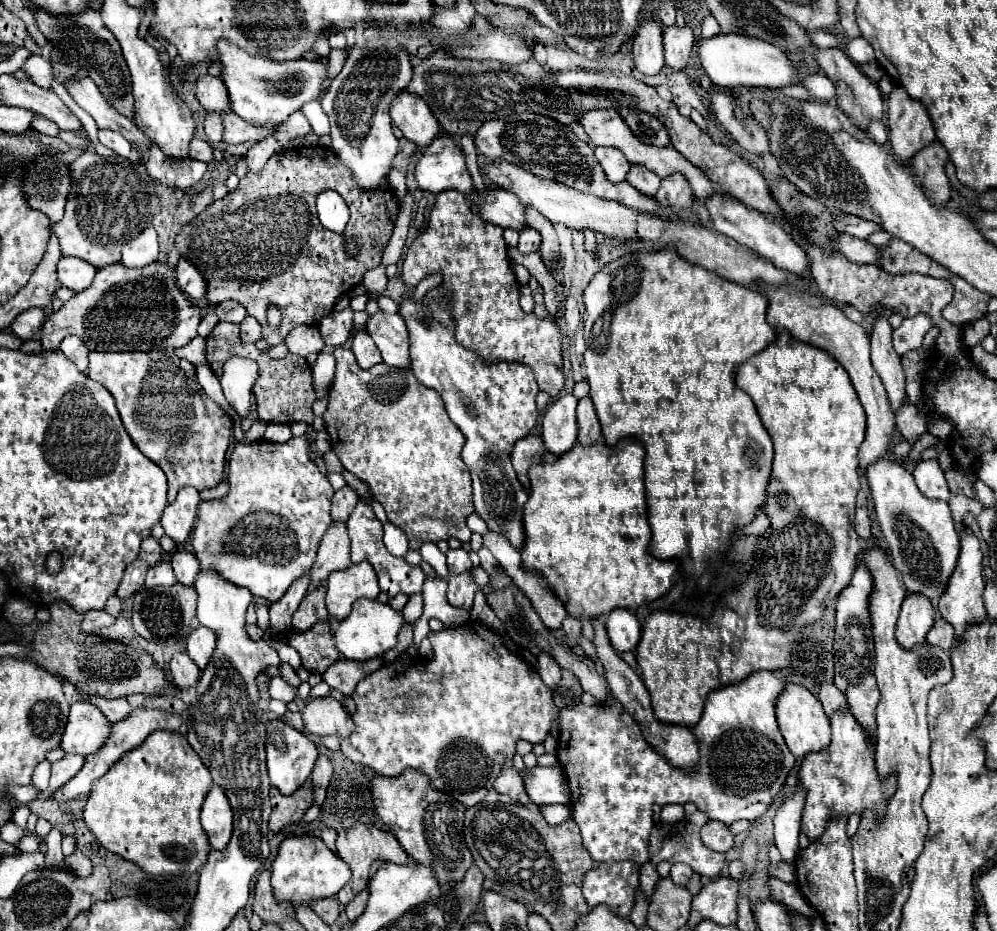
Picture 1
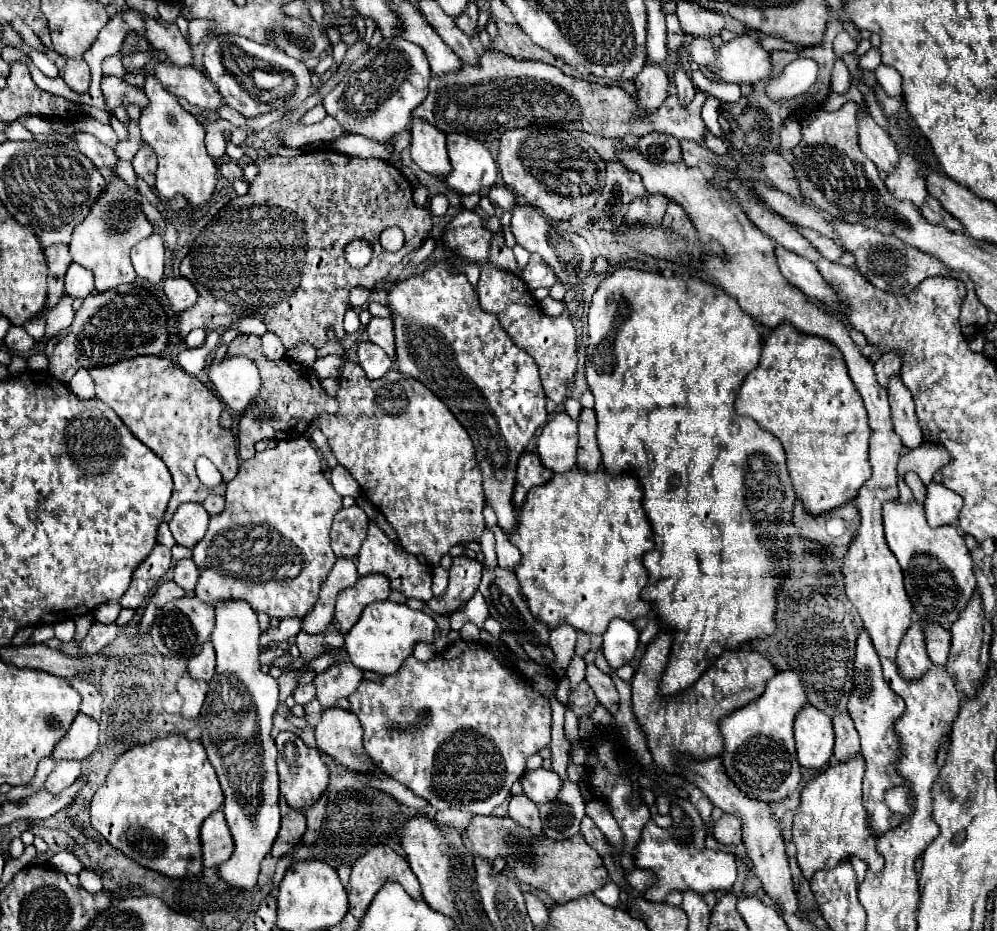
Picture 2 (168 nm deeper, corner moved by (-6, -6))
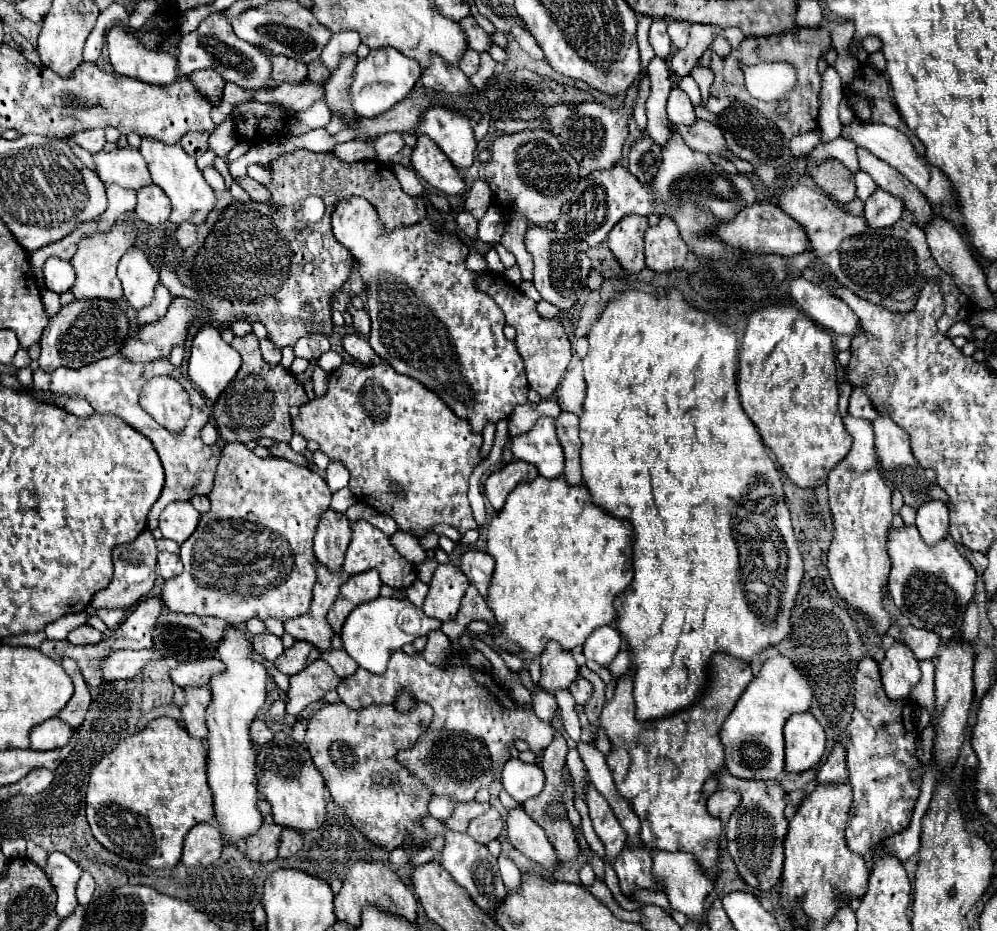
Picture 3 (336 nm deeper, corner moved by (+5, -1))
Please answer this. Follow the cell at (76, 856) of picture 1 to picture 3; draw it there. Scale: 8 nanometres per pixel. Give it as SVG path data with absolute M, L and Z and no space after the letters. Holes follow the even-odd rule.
M83 872L79 884L77 884L77 900L79 904L89 904L93 898L93 890L95 890L95 880L91 878L91 874Z

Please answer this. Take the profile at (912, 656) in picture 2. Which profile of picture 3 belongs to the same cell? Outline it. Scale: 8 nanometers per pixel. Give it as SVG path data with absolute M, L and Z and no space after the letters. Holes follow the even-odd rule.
M893 642L893 646L885 652L879 672L883 688L891 700L907 700L921 680L917 658L913 658L913 652L899 642Z

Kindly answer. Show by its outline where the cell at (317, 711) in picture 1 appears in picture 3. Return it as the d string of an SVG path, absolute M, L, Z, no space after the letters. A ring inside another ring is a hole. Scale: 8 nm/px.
M419 702L413 712L397 714L393 706L367 706L361 710L347 708L345 704L327 704L317 710L309 718L307 734L305 734L305 748L311 752L311 758L317 770L323 774L331 798L343 810L343 814L351 820L351 824L361 830L361 834L383 850L395 850L405 844L421 846L427 840L427 832L421 826L421 820L429 816L427 804L431 802L431 790L407 768L395 760L397 750L409 750L417 738L429 728L433 718L433 708L425 702Z

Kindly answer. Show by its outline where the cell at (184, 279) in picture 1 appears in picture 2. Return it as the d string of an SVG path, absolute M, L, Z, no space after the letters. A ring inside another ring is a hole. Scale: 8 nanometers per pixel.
M182 275L180 277L168 277L164 281L164 293L170 299L170 309L176 313L190 309L200 297L196 287Z

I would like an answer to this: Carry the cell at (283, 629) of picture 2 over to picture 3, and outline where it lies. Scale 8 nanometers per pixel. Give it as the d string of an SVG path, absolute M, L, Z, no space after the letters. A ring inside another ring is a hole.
M259 634L259 636L253 636L251 640L253 640L253 650L269 662L273 662L277 656L283 654L283 642L273 634Z

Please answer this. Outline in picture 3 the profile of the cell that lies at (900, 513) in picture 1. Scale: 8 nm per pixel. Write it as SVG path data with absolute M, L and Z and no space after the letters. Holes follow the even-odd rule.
M905 526L901 530L889 530L889 558L891 574L887 578L887 588L895 600L895 606L915 628L933 630L941 642L951 640L961 624L967 604L975 596L977 574L969 560L965 560L951 540L939 542L929 548L921 542L921 536L915 526Z

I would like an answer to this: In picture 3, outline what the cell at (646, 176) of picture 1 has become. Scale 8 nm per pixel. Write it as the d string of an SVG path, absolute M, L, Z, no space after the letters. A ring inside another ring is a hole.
M629 216L623 218L607 238L607 246L621 264L623 272L639 274L645 268L643 234L647 230L647 218Z

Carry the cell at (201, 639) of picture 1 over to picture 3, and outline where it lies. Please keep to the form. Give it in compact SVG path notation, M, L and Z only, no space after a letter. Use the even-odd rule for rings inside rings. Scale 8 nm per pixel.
M193 660L193 662L181 662L177 668L173 668L169 672L173 684L177 684L179 688L187 688L187 686L207 686L211 676L221 674L225 670L225 666L217 660Z

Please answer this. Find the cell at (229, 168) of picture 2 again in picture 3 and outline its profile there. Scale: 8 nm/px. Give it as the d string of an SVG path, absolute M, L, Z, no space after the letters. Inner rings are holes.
M245 176L245 178L237 180L237 182L247 190L247 194L249 194L253 200L257 200L257 202L261 202L261 204L271 204L271 194L269 194L269 190L265 190L265 186L261 186L259 182L255 182L253 178Z

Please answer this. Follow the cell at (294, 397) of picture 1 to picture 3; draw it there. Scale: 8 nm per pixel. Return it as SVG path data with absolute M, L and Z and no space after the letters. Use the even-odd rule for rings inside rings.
M255 334L235 338L231 342L231 346L237 348L237 352L241 354L243 366L239 368L233 382L221 392L221 396L217 398L217 402L213 406L213 420L215 420L219 436L225 442L249 444L257 438L273 438L277 442L287 442L289 444L289 440L293 436L289 408L291 406L303 406L305 402L309 402L303 386L281 364L279 366L269 366L261 358L259 340L257 340Z

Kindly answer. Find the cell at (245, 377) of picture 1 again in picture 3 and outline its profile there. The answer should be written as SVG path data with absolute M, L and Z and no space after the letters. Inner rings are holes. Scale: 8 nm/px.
M203 324L197 336L193 338L191 354L189 354L189 380L199 388L199 392L203 392L209 400L215 402L221 390L225 390L225 386L235 378L239 366L241 366L241 356L237 354L237 350L233 350L221 338L221 332L215 326Z

